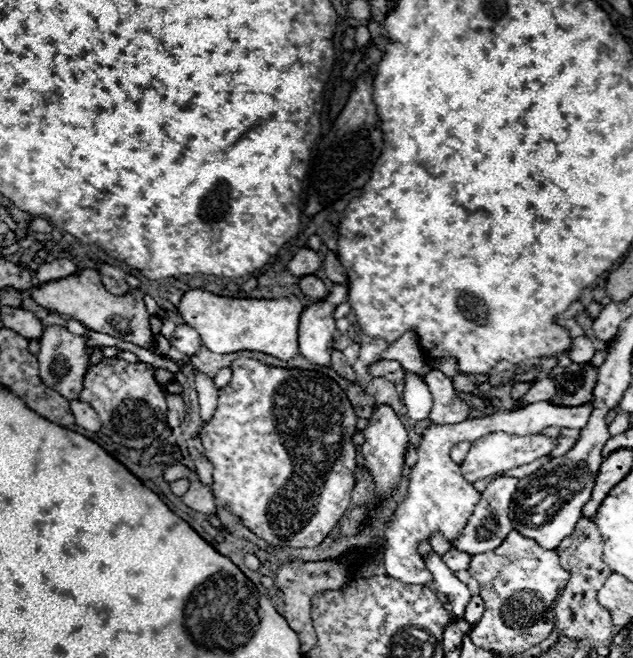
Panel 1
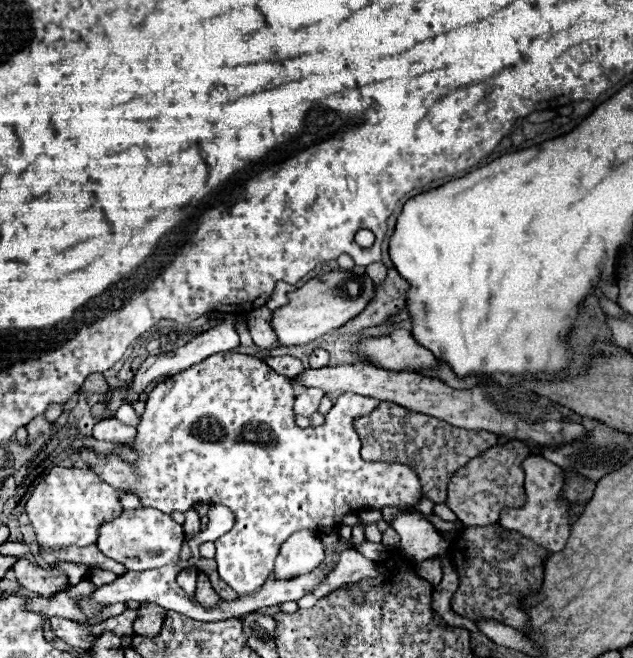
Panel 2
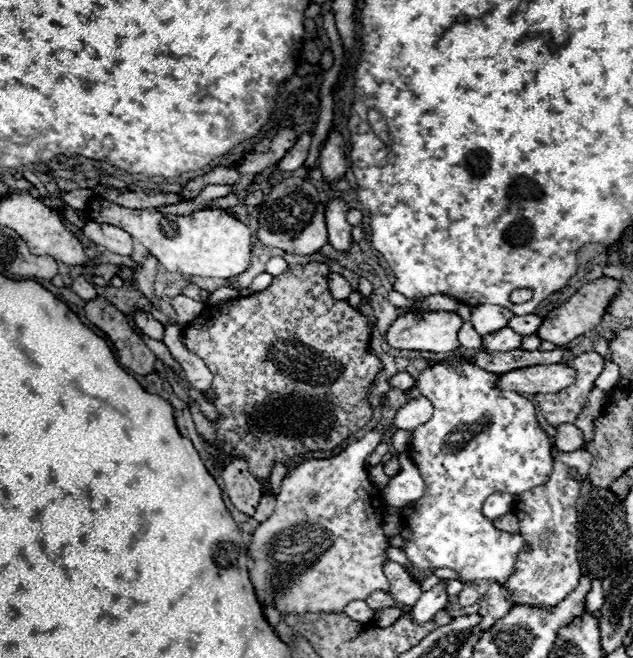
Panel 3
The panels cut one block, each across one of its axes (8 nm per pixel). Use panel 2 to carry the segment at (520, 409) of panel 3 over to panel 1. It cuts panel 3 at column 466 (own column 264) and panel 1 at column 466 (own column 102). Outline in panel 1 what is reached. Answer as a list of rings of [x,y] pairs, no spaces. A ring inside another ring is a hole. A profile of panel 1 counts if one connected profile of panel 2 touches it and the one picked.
[[[492,432],[488,436],[472,442],[472,448],[462,462],[462,476],[474,484],[478,480],[484,480],[486,476],[494,476],[494,474],[512,470],[522,464],[530,464],[532,460],[536,460],[540,456],[548,456],[548,452],[552,452],[554,446],[556,446],[556,440],[542,436],[542,434],[514,436],[514,434],[506,434],[506,432]]]

